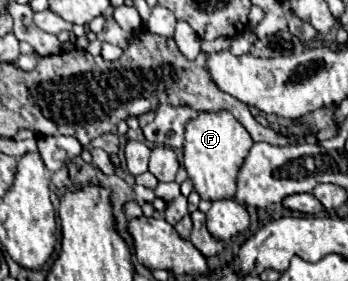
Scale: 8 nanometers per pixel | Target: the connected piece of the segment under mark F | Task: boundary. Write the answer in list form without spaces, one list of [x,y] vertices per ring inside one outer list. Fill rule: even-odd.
[[[198,112],[196,118],[192,118],[186,124],[186,142],[184,142],[184,168],[194,182],[196,192],[204,200],[222,200],[222,198],[234,198],[236,192],[236,172],[244,158],[248,156],[248,150],[252,148],[252,138],[248,136],[248,130],[228,112]]]

